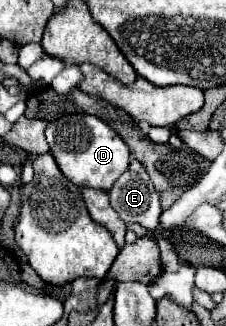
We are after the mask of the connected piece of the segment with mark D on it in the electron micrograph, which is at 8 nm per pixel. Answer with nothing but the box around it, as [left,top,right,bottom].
[45,115,131,191]

